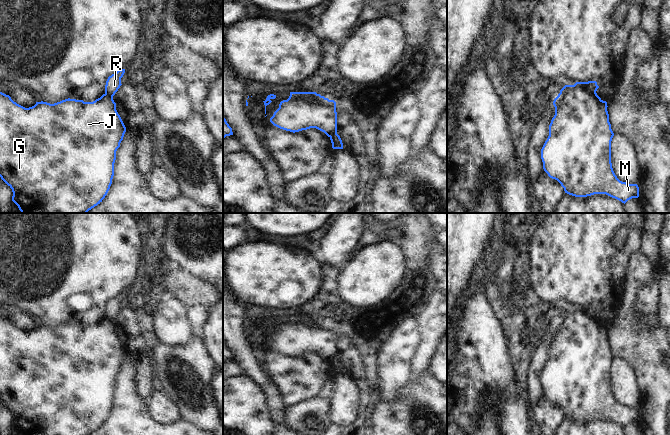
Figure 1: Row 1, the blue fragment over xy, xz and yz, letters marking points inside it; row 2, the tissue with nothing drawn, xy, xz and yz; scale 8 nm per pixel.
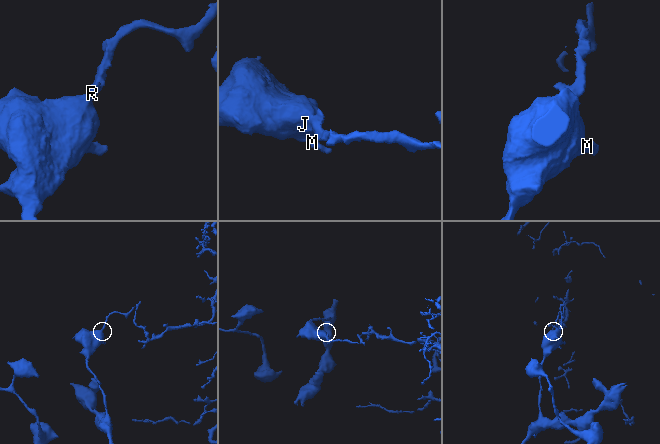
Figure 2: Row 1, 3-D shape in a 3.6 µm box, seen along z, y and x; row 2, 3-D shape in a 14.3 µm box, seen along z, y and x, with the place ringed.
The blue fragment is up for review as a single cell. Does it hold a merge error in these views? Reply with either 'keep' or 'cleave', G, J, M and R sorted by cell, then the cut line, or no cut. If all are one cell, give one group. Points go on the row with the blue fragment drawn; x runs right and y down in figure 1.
cleave; G J M / R; cut in yz along (574, 84), (584, 88), (600, 100)

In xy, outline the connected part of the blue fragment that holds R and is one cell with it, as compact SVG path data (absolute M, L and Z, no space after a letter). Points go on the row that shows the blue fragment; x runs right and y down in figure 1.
M121 69L108 77L105 85L105 94L107 96L113 97L118 91L118 89L122 85L121 78L123 77L124 73L125 69Z

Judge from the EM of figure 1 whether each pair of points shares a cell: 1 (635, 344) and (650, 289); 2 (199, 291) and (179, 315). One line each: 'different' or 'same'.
1: different
2: different

